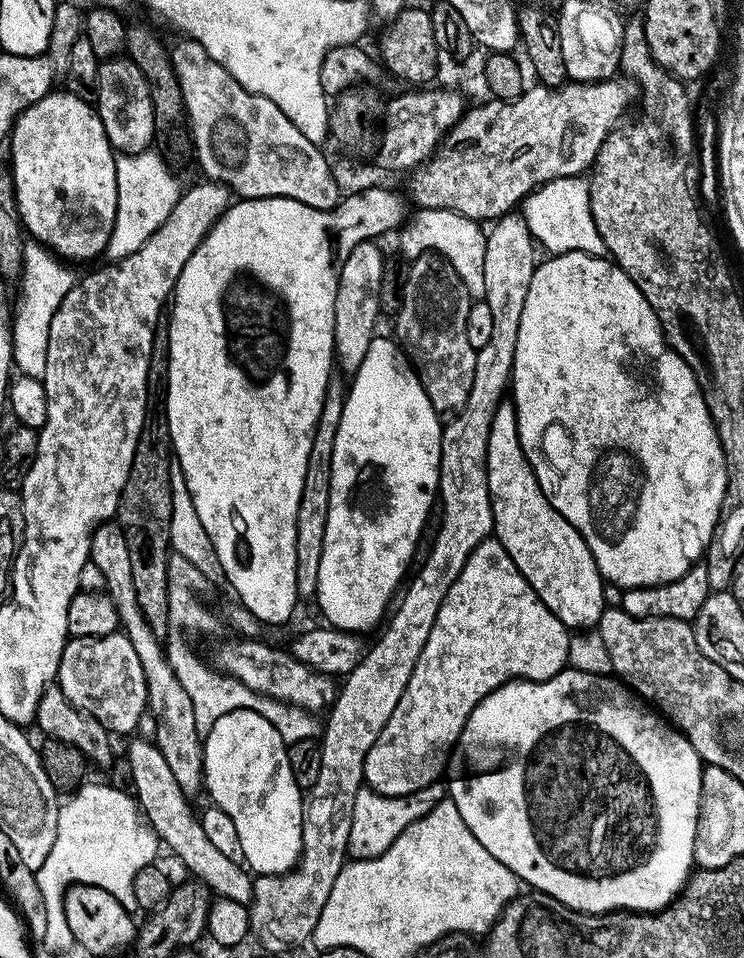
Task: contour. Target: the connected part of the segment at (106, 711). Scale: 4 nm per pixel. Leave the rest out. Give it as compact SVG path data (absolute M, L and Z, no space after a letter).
M123 631L98 638L71 637L62 650L55 683L75 708L92 716L109 733L132 732L148 708L146 676Z

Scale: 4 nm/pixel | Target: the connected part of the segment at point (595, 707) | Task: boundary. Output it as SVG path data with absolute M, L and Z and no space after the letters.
M565 667L548 680L509 680L474 706L448 761L446 792L454 806L458 806L458 814L462 814L462 822L470 826L474 838L529 889L558 898L558 902L579 912L660 912L684 891L694 868L694 838L700 817L703 773L704 764L694 746L627 684L612 676L586 674Z

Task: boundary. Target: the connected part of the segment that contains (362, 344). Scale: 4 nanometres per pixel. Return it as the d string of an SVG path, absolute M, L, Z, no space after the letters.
M364 240L354 246L354 250L350 250L350 258L344 260L338 278L338 294L334 298L334 360L344 374L355 374L358 366L362 366L362 358L366 358L366 350L370 350L370 342L377 331L376 319L382 316L380 287L386 257L376 244L379 243Z

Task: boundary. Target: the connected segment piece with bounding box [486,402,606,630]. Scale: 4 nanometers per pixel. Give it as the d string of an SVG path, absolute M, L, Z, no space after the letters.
M505 402L498 406L494 414L494 422L490 422L490 438L486 446L486 482L490 490L490 506L492 507L492 531L495 539L502 542L506 554L518 566L518 570L530 582L530 586L542 598L542 602L550 611L564 623L569 630L592 630L599 625L600 615L604 613L604 588L606 581L600 575L594 562L594 554L586 546L582 534L550 506L546 494L538 486L538 478L526 458L520 445L518 422L516 421L516 406Z

